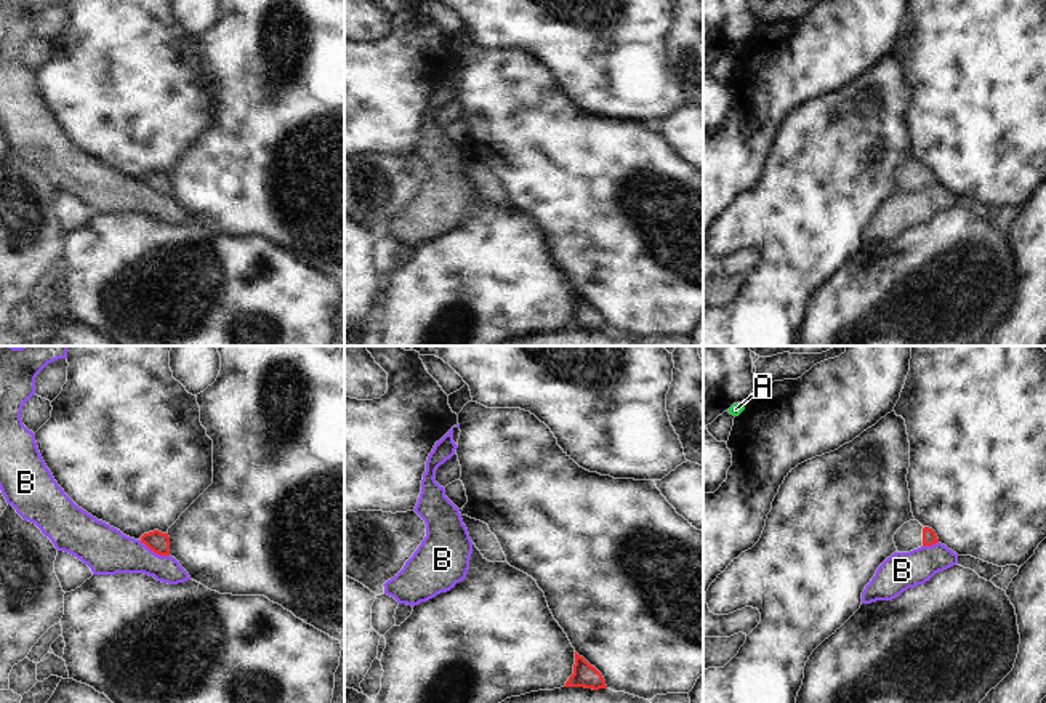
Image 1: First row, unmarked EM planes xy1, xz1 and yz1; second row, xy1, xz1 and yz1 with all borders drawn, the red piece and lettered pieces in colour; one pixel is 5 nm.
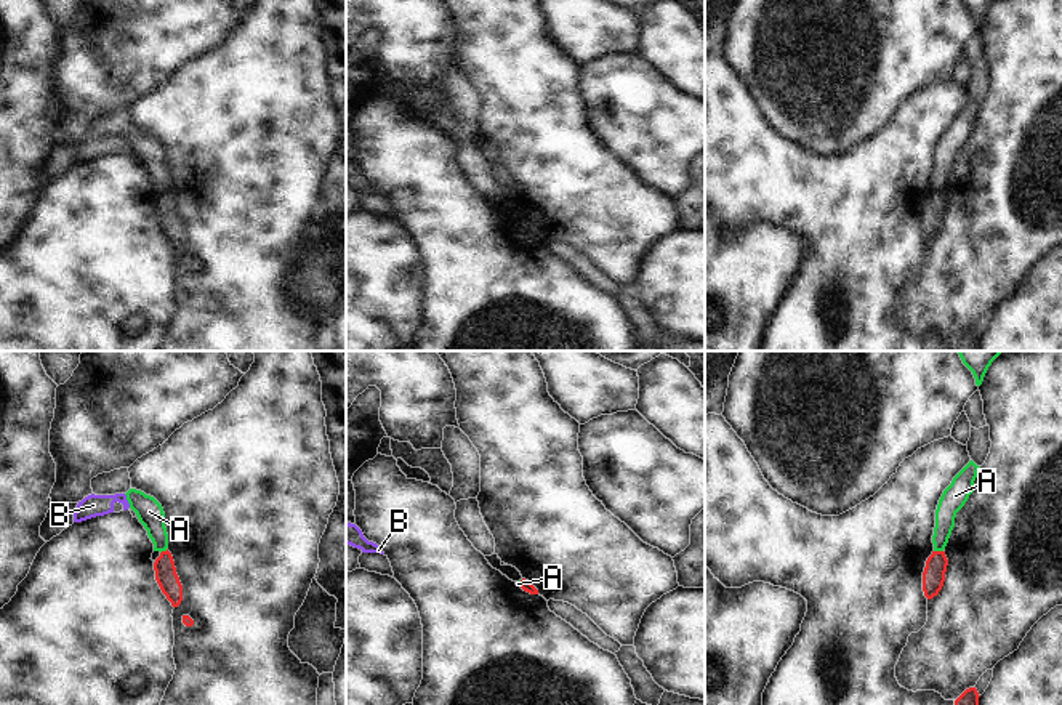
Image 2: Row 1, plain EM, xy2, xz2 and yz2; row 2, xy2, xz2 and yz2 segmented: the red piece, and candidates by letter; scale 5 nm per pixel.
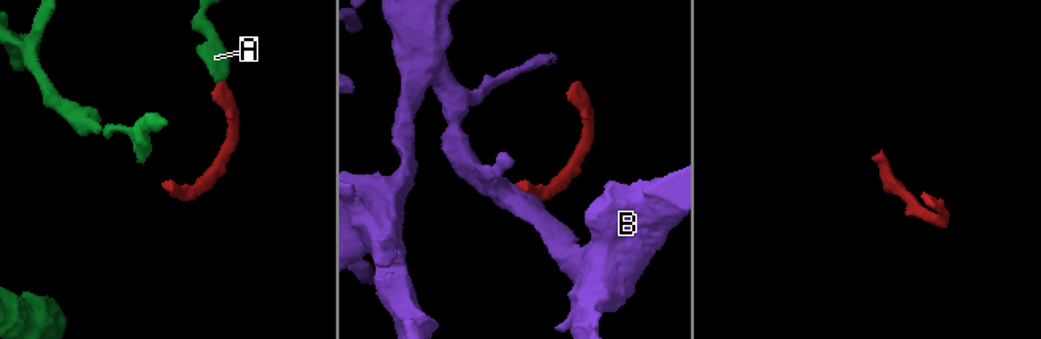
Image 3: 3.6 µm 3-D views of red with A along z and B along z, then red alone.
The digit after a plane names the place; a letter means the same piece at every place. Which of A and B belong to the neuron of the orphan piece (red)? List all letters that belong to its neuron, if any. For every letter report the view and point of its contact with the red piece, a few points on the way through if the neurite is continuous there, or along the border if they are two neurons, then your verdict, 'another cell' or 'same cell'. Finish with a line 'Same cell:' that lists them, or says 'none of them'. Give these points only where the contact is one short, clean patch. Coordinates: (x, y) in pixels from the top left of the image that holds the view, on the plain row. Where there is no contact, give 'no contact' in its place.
A: contact yz2 (939, 193); border yz2 (934, 191), (942, 193); another cell
B: contact xy1 (154, 192); border xy1 (140, 183), (156, 194), (168, 197); another cell
Same cell: none of them

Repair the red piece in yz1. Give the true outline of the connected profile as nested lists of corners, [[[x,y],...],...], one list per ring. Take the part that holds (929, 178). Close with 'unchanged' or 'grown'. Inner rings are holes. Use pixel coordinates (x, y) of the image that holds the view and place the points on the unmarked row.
[[[910,162],[895,173],[894,184],[899,194],[910,194],[921,187],[935,186],[939,179],[932,170],[923,168],[918,162]]] | grown

